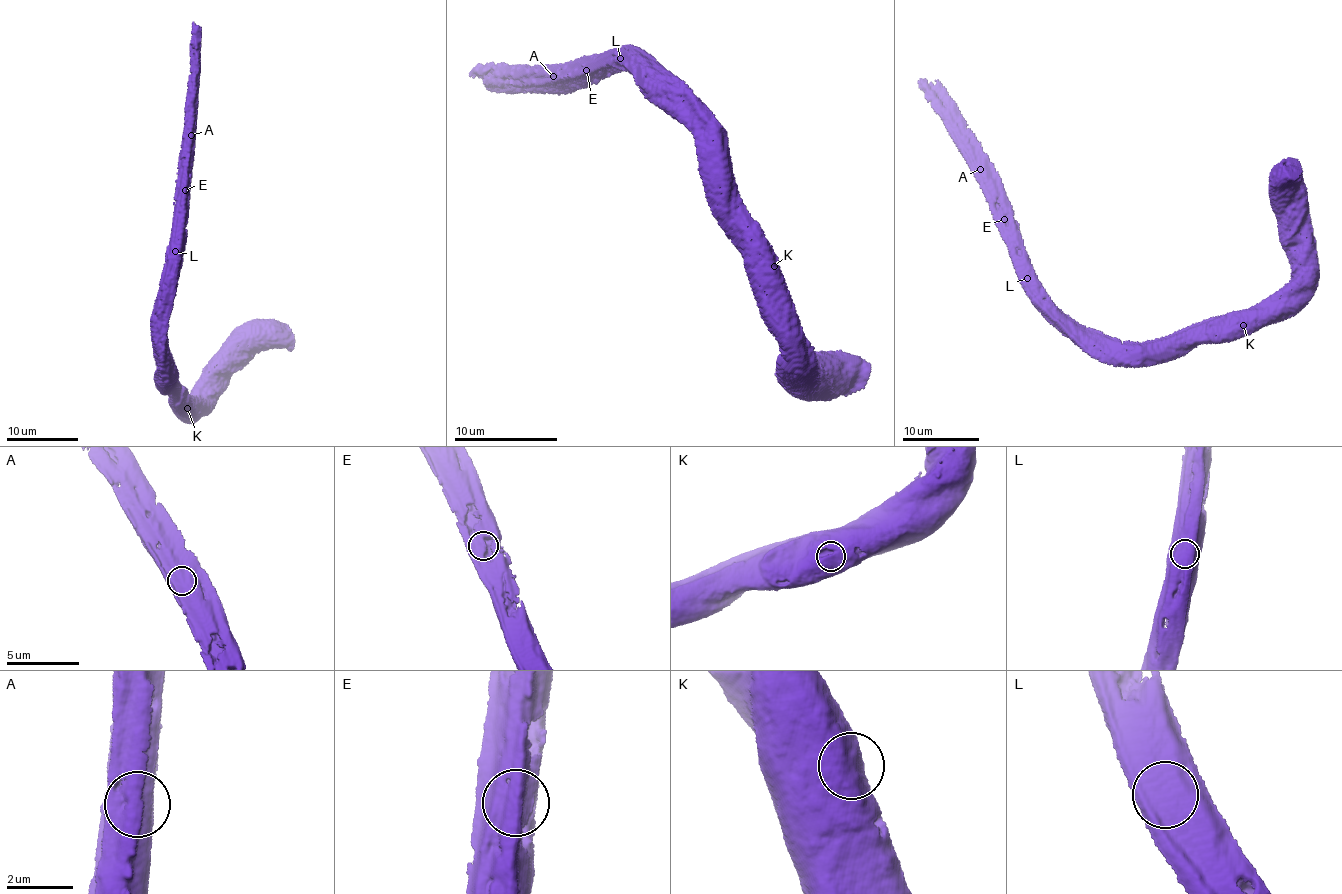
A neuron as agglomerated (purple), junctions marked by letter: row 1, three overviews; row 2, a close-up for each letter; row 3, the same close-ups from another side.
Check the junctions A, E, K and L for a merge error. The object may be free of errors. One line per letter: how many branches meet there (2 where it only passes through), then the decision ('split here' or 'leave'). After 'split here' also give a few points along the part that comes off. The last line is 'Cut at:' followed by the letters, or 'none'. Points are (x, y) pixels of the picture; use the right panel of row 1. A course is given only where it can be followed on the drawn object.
A: 1 | leave
E: 1 | leave
K: 1 | leave
L: 1 | leave
Cut at: none

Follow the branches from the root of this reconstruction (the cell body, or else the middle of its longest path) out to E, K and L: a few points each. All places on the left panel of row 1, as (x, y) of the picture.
E: (164, 335), (168, 281), (185, 190)
K: (164, 335), (162, 337), (168, 354), (164, 358), (175, 379), (171, 396), (181, 409), (187, 408)
L: (164, 335), (168, 281), (175, 251)

